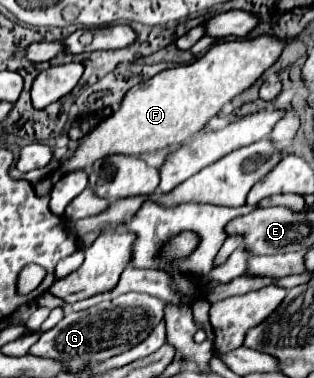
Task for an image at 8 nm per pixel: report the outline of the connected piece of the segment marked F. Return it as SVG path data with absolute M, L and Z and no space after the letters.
M275 35L219 41L201 59L161 71L145 83L131 87L131 91L127 91L123 97L121 109L99 123L85 139L81 139L75 155L63 161L55 177L75 169L89 169L97 159L113 153L141 155L173 143L189 141L199 129L203 129L209 117L219 113L219 109L233 97L249 89L279 59L285 43L285 39Z

